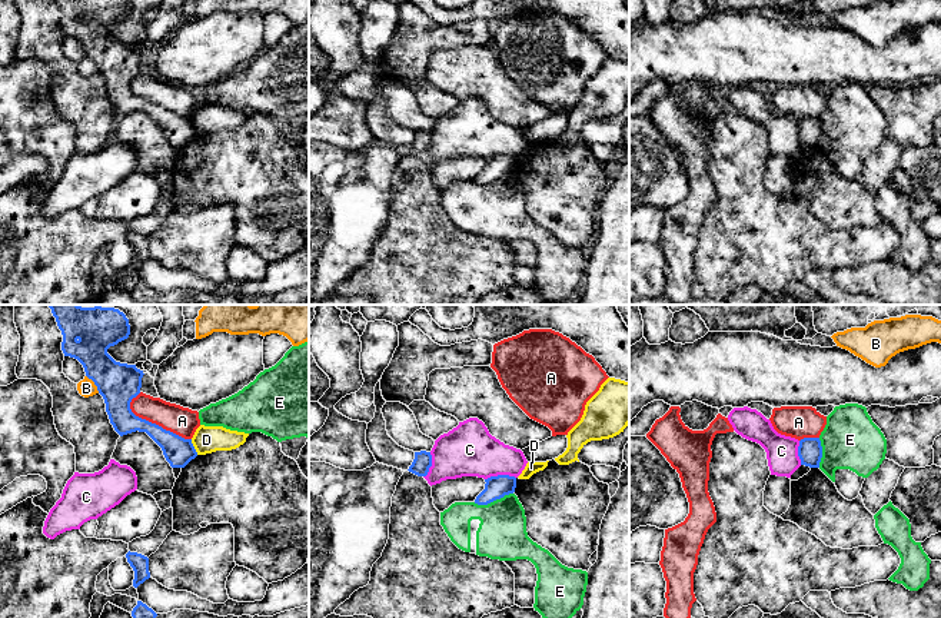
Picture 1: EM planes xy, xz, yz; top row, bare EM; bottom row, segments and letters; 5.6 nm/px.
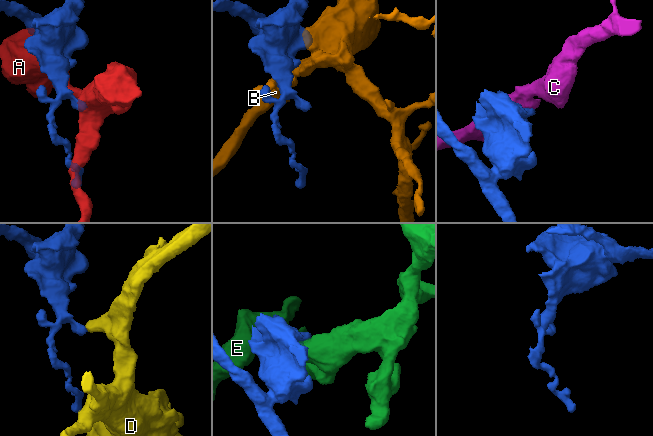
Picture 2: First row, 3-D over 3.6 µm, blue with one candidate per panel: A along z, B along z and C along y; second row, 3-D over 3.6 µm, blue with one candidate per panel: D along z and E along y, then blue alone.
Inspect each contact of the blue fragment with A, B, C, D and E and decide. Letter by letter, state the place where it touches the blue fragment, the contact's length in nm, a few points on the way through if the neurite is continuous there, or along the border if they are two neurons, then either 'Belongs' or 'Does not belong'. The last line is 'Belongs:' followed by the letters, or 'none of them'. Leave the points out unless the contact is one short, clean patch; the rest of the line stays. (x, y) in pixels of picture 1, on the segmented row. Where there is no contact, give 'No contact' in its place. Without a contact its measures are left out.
A: Touches blue at xy (155, 424). Shared border 420 nm. Does not belong
B: Touches blue at xy (95, 384). Shared border 130 nm. Does not belong
C: Touches blue at xz (499, 475). Shared border 180 nm. Does not belong
D: Touches blue at xy (193, 447). Shared border 100 nm. Boundary: xy (190, 439), (198, 454). Does not belong
E: Touches blue at xz (492, 501). Shared border 240 nm. Does not belong
Belongs: none of them

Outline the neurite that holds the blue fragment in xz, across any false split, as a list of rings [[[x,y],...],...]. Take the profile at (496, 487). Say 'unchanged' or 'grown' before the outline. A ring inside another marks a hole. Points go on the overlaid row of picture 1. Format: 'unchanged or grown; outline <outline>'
unchanged; outline [[[509,475],[491,476],[485,482],[485,489],[475,499],[478,505],[488,505],[505,495],[513,494],[516,488],[516,478]]]

